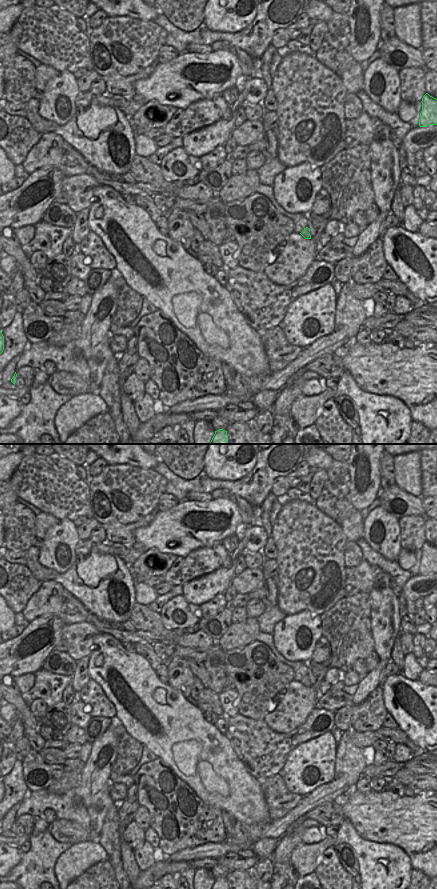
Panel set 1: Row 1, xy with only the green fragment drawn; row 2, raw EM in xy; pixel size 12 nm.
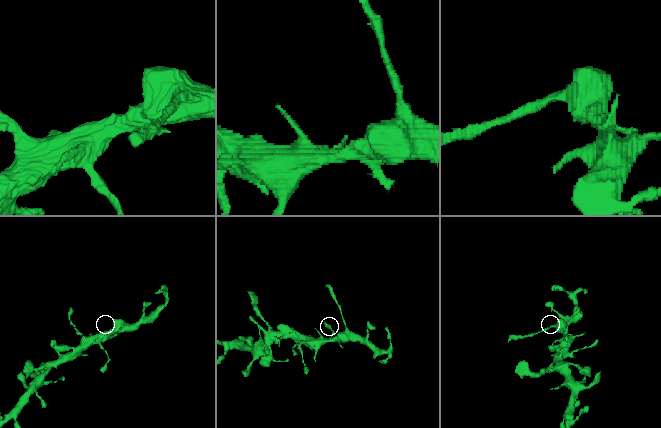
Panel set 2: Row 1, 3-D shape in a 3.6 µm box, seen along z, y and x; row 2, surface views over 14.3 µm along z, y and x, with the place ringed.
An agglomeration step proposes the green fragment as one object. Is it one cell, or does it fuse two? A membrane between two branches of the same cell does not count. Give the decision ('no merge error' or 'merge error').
merge error

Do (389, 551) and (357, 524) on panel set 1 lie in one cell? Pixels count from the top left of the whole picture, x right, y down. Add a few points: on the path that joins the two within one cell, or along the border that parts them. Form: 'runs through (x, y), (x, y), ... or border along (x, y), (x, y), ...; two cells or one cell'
border along (364, 519), (364, 533), (362, 537); two cells

